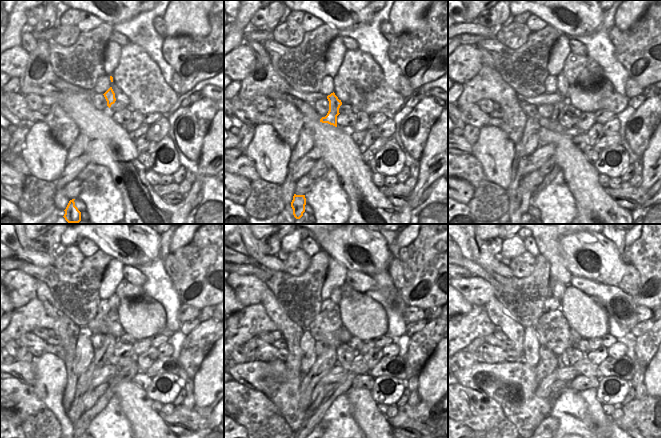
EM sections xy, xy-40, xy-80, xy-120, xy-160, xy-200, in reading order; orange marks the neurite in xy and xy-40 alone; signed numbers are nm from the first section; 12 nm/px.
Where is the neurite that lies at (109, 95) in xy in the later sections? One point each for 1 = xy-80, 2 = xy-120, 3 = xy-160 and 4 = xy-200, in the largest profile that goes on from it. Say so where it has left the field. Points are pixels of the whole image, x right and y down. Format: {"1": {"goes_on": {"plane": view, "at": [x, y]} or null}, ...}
{"1": {"goes_on": {"plane": "xy-80", "at": [553, 123]}}, "2": {"goes_on": {"plane": "xy-120", "at": [103, 356]}}, "3": {"goes_on": {"plane": "xy-160", "at": [328, 359]}}, "4": {"goes_on": {"plane": "xy-200", "at": [545, 367]}}}

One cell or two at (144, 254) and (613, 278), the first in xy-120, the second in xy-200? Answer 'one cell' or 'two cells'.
one cell

